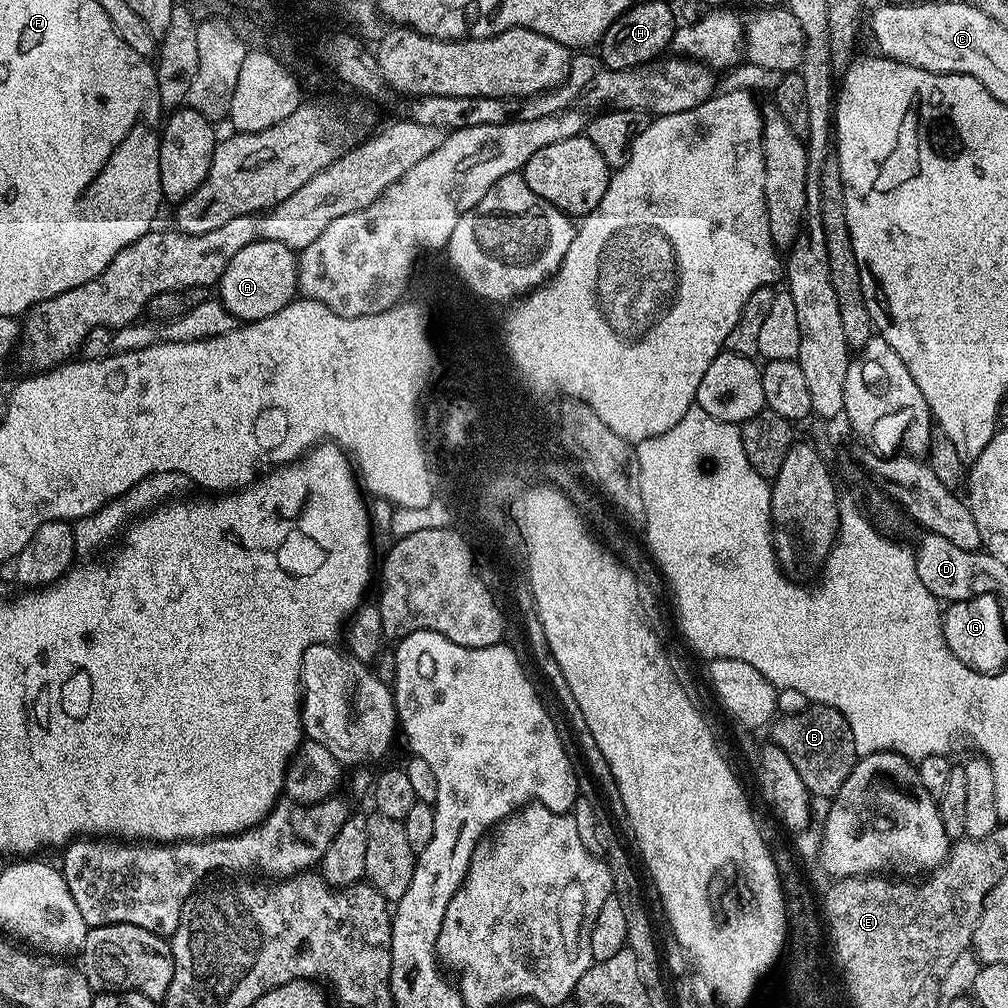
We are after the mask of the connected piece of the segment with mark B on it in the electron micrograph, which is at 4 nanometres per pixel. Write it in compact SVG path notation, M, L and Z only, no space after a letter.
M809 706L803 712L781 715L771 728L771 743L777 744L786 758L794 762L794 770L798 770L798 778L806 782L808 793L816 798L835 796L858 759L854 734L850 734L850 726L842 713L833 708Z

